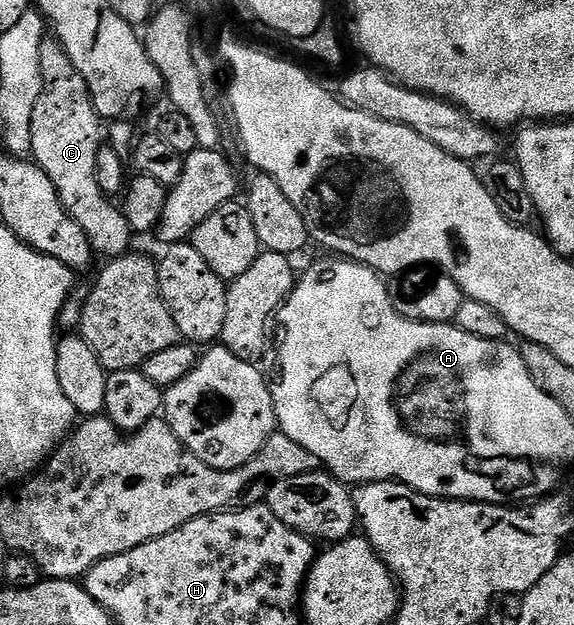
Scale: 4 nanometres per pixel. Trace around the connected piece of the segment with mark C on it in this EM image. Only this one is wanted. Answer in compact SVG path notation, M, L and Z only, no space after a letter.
M46 39L42 43L39 59L41 60L43 87L39 99L35 102L35 111L31 111L32 160L45 172L47 179L51 179L51 183L55 183L57 194L67 215L71 215L71 219L75 219L75 223L79 223L79 227L83 227L83 235L87 235L89 246L92 247L94 254L98 258L105 257L104 259L124 257L126 253L130 252L132 245L129 244L135 240L134 231L127 223L124 212L118 206L116 209L113 206L114 202L106 197L103 191L99 191L99 183L95 179L95 155L99 155L103 144L103 118L95 111L83 75L79 75L79 71L75 71L71 59L57 40Z

